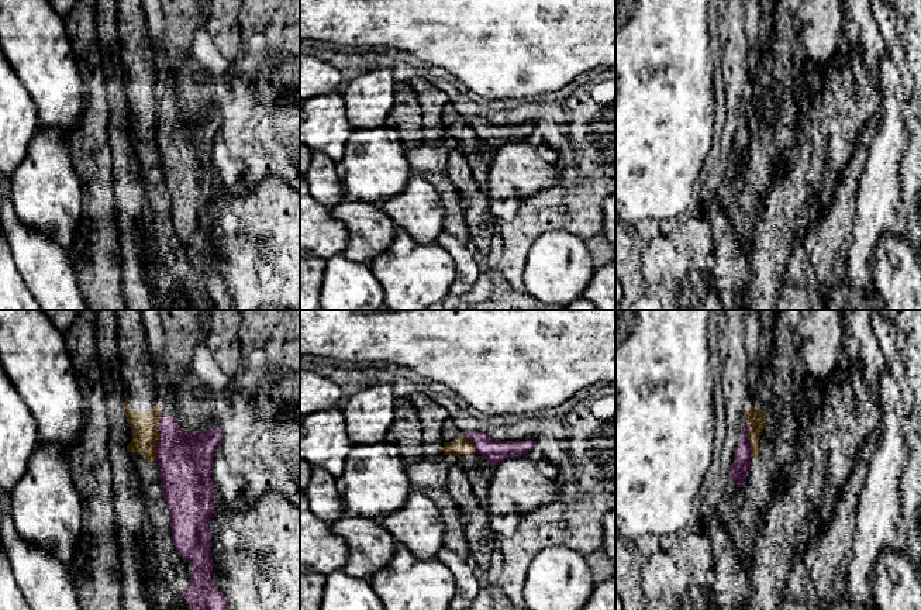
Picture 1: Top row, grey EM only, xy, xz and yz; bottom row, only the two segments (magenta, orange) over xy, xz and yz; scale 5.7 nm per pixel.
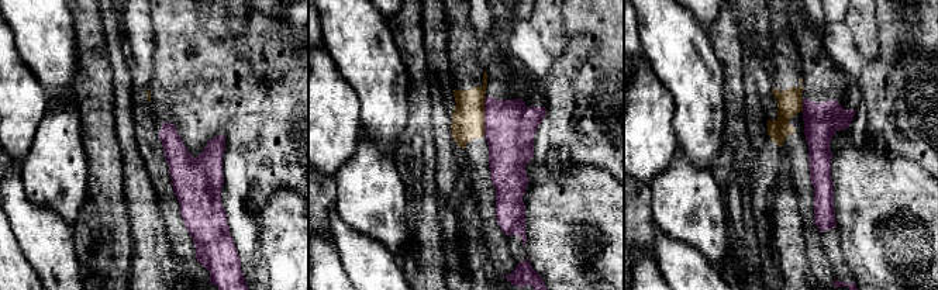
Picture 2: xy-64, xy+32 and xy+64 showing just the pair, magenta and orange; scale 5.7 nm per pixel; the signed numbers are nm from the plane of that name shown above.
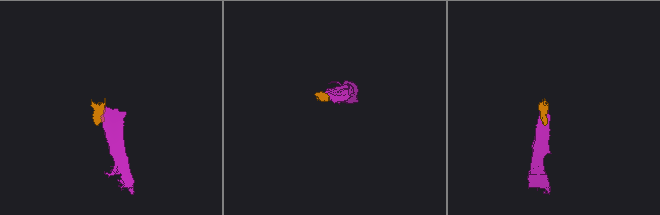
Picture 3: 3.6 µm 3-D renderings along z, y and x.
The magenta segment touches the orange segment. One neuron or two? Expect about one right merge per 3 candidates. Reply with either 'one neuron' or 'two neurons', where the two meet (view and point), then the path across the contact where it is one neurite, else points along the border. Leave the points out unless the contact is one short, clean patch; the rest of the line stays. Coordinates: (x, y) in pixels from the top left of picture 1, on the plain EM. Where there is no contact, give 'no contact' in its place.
two neurons; contact xy (159, 121); border xy (162, 97), (158, 106), (155, 145)

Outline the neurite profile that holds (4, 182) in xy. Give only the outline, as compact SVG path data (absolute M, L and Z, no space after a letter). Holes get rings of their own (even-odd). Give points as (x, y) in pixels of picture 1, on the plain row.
M0 173L0 208L6 200L11 199L11 179Z

